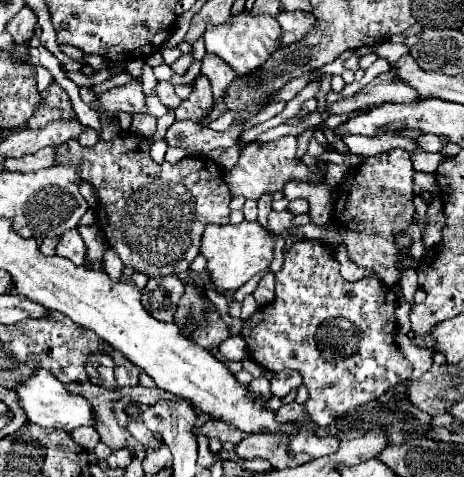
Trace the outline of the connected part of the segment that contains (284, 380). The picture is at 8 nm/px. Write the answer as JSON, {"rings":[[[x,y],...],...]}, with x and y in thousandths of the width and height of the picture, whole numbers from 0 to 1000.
{"rings":[[[612,774],[603,782],[595,782],[586,790],[586,824],[595,832],[612,832],[621,828],[625,820],[642,816],[651,807],[651,795],[647,795],[647,782],[629,778],[629,774]]]}

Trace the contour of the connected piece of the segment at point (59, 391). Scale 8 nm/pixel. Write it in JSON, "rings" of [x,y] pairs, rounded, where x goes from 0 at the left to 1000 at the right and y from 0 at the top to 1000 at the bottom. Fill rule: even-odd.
{"rings":[[[73,778],[65,795],[30,811],[30,824],[39,832],[39,849],[52,857],[65,887],[78,887],[86,895],[134,899],[147,908],[177,891],[198,891],[198,857],[190,853],[190,841],[147,828],[147,820],[138,820],[138,807],[108,778]]]}

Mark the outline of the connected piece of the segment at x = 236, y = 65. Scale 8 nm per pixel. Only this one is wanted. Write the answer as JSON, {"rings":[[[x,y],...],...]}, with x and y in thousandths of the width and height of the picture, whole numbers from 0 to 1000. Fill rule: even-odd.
{"rings":[[[522,19],[513,27],[500,27],[474,52],[448,52],[440,69],[440,90],[446,111],[474,115],[509,149],[509,157],[530,157],[552,149],[560,132],[573,132],[578,119],[591,107],[599,107],[599,73],[603,73],[603,52],[595,52],[591,36],[543,31],[539,23]]]}

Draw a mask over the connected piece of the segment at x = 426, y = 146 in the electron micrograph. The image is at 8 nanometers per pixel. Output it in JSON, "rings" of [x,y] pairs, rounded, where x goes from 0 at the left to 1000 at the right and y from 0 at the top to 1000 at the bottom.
{"rings":[[[901,283],[897,287],[897,304],[914,317],[927,317],[927,321],[948,321],[953,317],[953,296],[940,287],[940,283]]]}

